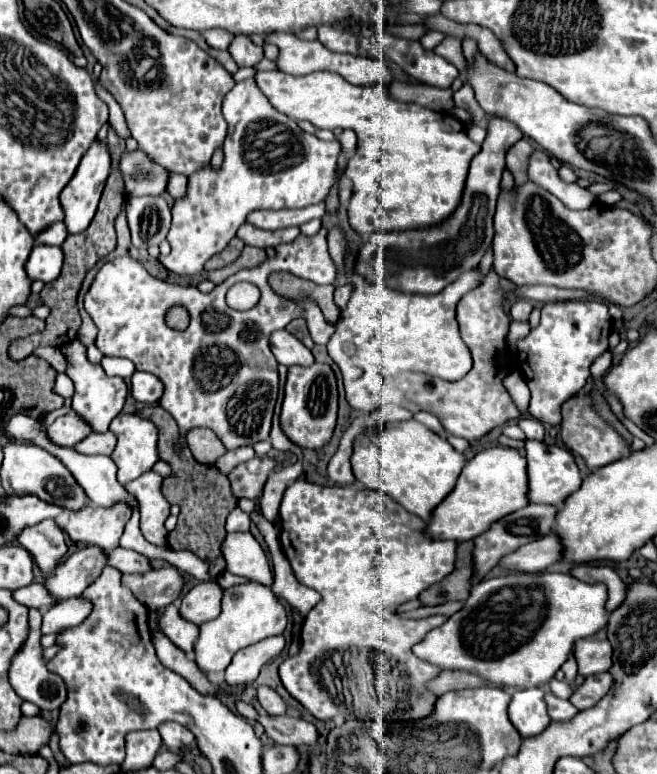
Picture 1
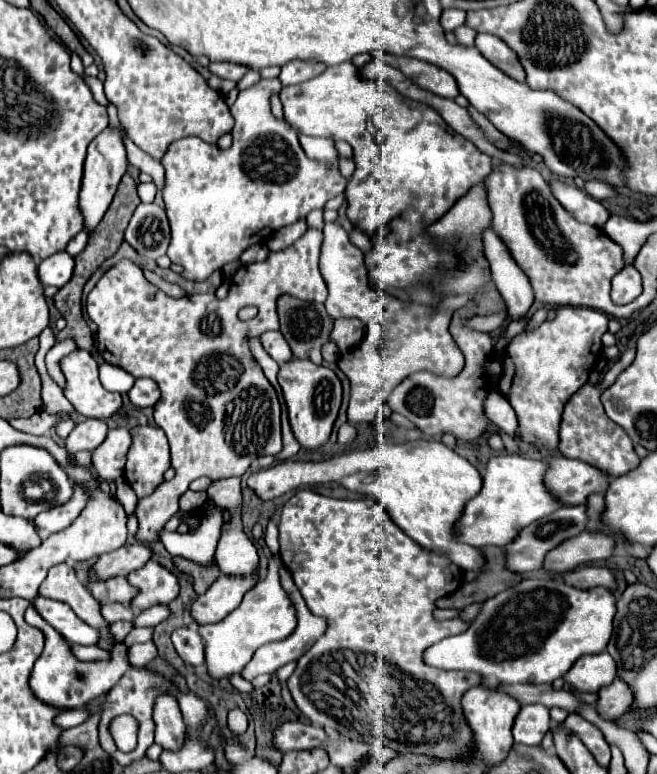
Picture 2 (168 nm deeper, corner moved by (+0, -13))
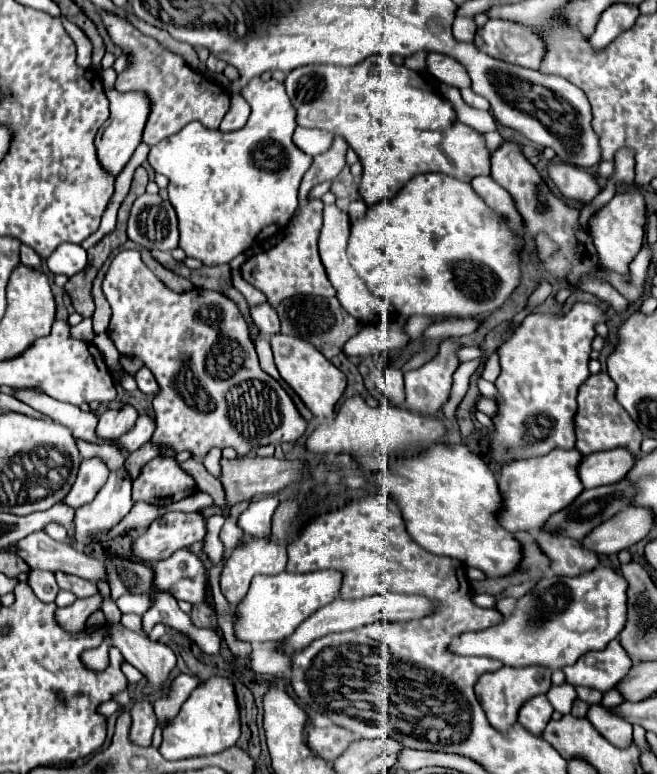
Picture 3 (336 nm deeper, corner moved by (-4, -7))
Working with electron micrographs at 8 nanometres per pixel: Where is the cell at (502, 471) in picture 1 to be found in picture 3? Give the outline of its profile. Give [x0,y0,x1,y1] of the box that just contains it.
[498,450,584,532]

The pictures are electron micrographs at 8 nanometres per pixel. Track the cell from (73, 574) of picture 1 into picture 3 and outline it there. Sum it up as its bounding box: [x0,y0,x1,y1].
[132,512,206,564]

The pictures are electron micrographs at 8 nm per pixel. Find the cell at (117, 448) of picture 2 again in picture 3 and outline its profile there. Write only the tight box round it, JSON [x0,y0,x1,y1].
[118,416,154,454]

